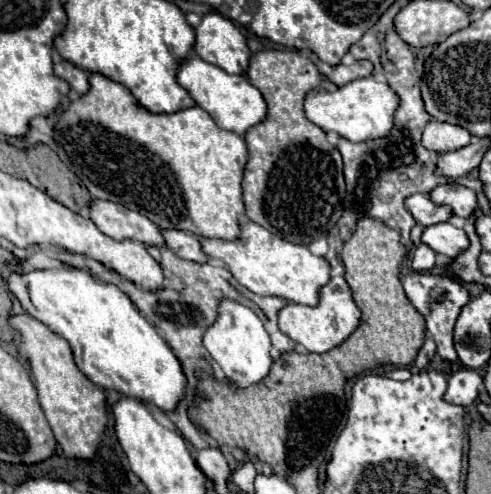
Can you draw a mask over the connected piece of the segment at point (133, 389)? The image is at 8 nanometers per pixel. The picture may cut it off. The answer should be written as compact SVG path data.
M32 270L28 274L12 274L10 290L20 300L22 308L42 324L46 324L54 334L68 340L76 366L98 386L104 390L116 390L124 396L136 398L140 402L150 402L164 412L174 412L178 402L186 392L186 376L174 352L156 332L156 328L140 314L140 310L132 304L132 300L118 290L114 284L104 284L94 280L84 270Z

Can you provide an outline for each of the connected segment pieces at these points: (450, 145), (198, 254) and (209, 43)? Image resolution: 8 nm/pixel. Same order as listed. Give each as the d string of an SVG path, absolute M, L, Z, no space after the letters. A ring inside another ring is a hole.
M430 120L422 136L422 144L434 152L452 152L468 146L470 140L472 134L462 126L452 126L438 120Z
M164 230L162 234L164 234L164 240L166 240L166 246L176 256L192 260L192 262L200 262L200 264L208 262L208 256L204 254L204 250L200 246L200 240L194 234L180 232L180 230Z
M210 12L196 26L196 44L194 52L210 62L220 66L228 74L246 74L252 50L246 44L242 32L226 20L224 16Z

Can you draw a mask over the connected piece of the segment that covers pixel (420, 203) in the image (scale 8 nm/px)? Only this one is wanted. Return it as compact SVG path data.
M414 194L406 200L406 206L408 210L412 212L412 216L416 218L418 224L424 224L424 226L432 226L432 224L440 224L440 222L448 222L454 214L452 214L452 208L448 206L438 206L434 204L428 196L424 194Z

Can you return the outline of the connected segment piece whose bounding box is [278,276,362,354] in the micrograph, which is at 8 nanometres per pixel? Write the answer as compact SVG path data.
M334 276L320 292L320 304L318 306L302 306L302 304L288 304L280 310L278 326L280 330L292 338L296 344L302 344L310 352L324 354L336 346L340 346L358 326L360 326L362 312L352 300L352 292L344 276Z

